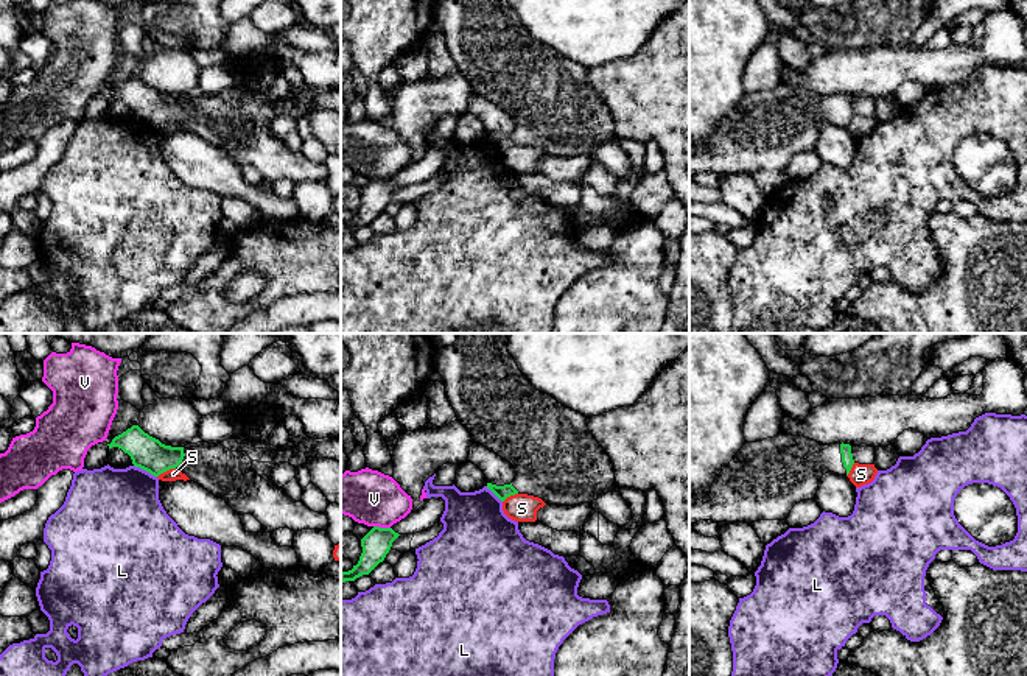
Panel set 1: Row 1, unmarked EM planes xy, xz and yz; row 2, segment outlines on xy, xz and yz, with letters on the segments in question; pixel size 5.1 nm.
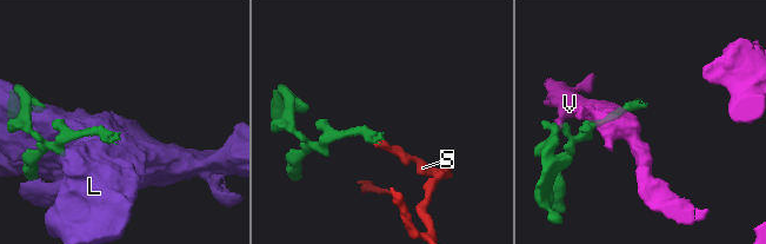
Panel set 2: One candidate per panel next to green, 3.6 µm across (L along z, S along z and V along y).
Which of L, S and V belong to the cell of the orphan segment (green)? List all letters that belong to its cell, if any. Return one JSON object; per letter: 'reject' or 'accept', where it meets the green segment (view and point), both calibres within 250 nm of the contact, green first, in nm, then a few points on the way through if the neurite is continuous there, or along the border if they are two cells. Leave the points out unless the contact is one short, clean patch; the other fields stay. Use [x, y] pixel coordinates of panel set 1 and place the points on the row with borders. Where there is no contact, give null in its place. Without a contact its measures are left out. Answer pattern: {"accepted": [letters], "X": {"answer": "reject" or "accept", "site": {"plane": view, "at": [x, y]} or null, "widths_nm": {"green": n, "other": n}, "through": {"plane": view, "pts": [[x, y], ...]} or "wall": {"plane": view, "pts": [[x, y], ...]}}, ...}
{"accepted": [], "L": {"answer": "reject", "site": {"plane": "xy", "at": [145, 469]}, "widths_nm": {"green": 170, "other": 440}}, "S": {"answer": "reject", "site": {"plane": "xy", "at": [165, 471]}, "widths_nm": {"green": 170, "other": 60}, "wall": {"plane": "xy", "pts": [[175, 468], [157, 477]]}}, "V": {"answer": "reject", "site": {"plane": "xz", "at": [382, 528]}, "widths_nm": {"green": 150, "other": 280}}}

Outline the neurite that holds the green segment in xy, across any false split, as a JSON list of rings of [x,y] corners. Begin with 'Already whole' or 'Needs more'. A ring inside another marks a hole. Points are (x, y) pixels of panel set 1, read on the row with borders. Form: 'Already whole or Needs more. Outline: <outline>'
Needs more. Outline: [[[132,425],[115,436],[109,449],[128,453],[135,467],[154,477],[177,469],[210,494],[223,498],[238,516],[252,514],[266,533],[289,528],[327,531],[328,519],[302,502],[293,500],[282,488],[252,470],[252,459],[216,444],[198,442],[171,447]]]

